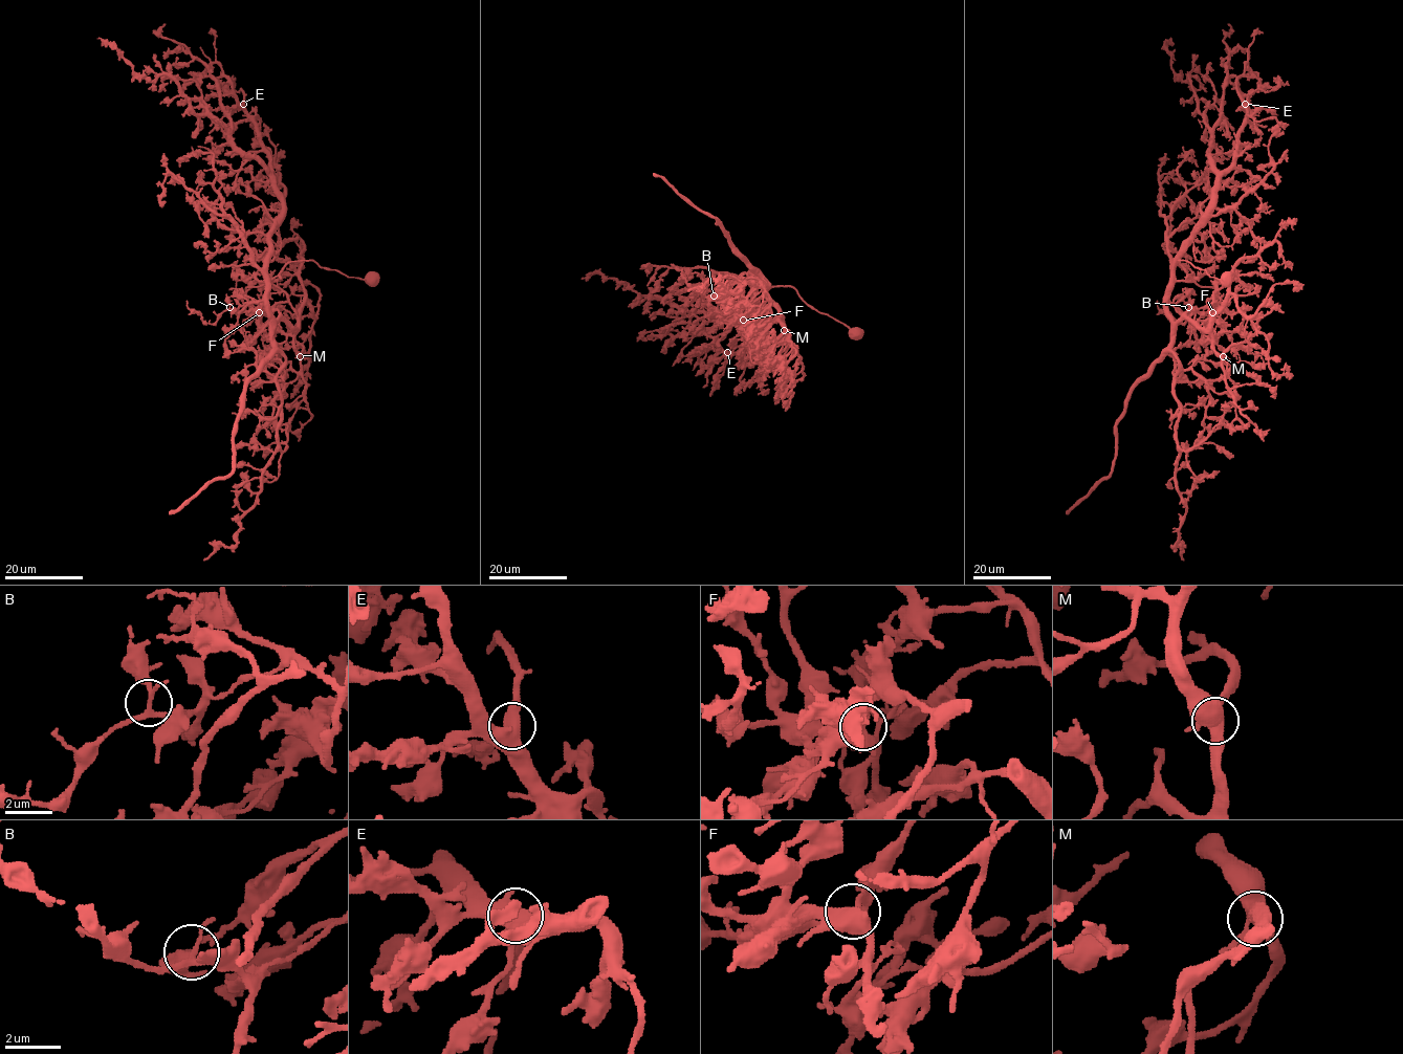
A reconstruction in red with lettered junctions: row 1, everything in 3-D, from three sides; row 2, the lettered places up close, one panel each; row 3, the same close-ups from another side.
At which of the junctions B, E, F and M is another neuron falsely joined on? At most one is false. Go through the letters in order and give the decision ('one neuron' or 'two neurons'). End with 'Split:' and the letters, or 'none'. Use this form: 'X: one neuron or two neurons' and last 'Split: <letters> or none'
B: one neuron
E: one neuron
F: two neurons
M: one neuron
Split: F

